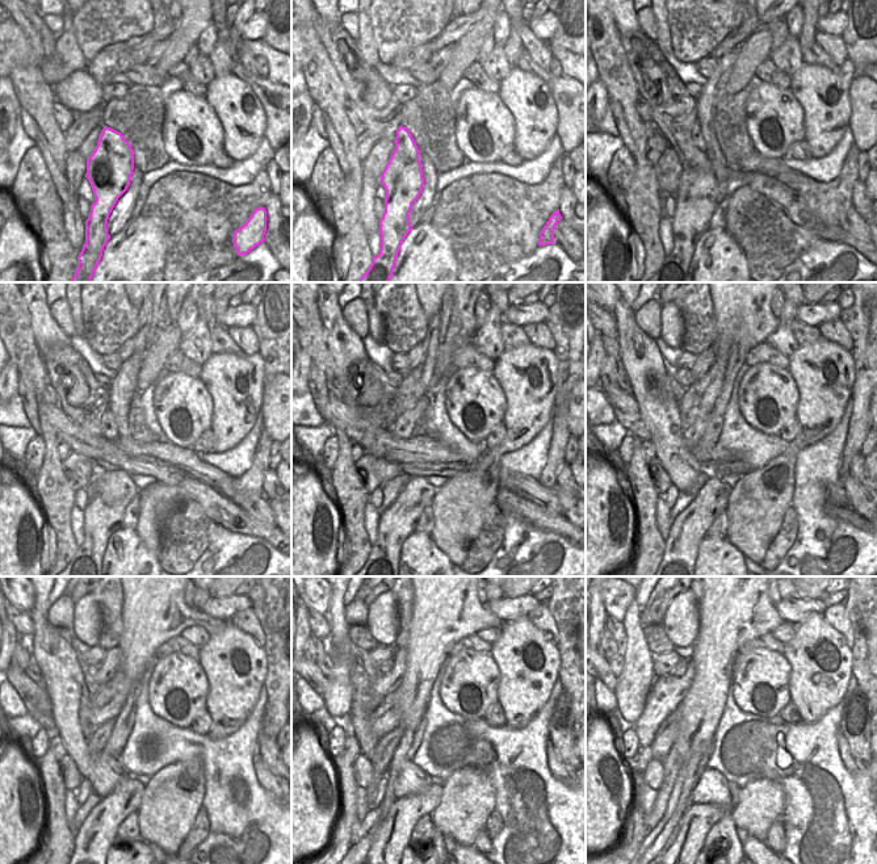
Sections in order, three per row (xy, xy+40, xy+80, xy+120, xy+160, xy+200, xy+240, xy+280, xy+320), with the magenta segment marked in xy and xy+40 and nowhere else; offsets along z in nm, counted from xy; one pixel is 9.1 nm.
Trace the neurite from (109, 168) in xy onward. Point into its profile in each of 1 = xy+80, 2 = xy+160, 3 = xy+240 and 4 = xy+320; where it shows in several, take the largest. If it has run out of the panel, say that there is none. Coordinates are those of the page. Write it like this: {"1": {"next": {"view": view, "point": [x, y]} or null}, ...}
{"1": {"next": {"view": "xy+80", "point": [699, 197]}}, "2": {"next": {"view": "xy+160", "point": [397, 523]}}, "3": {"next": {"view": "xy+240", "point": [96, 835]}}, "4": {"next": {"view": "xy+320", "point": [697, 821]}}}

